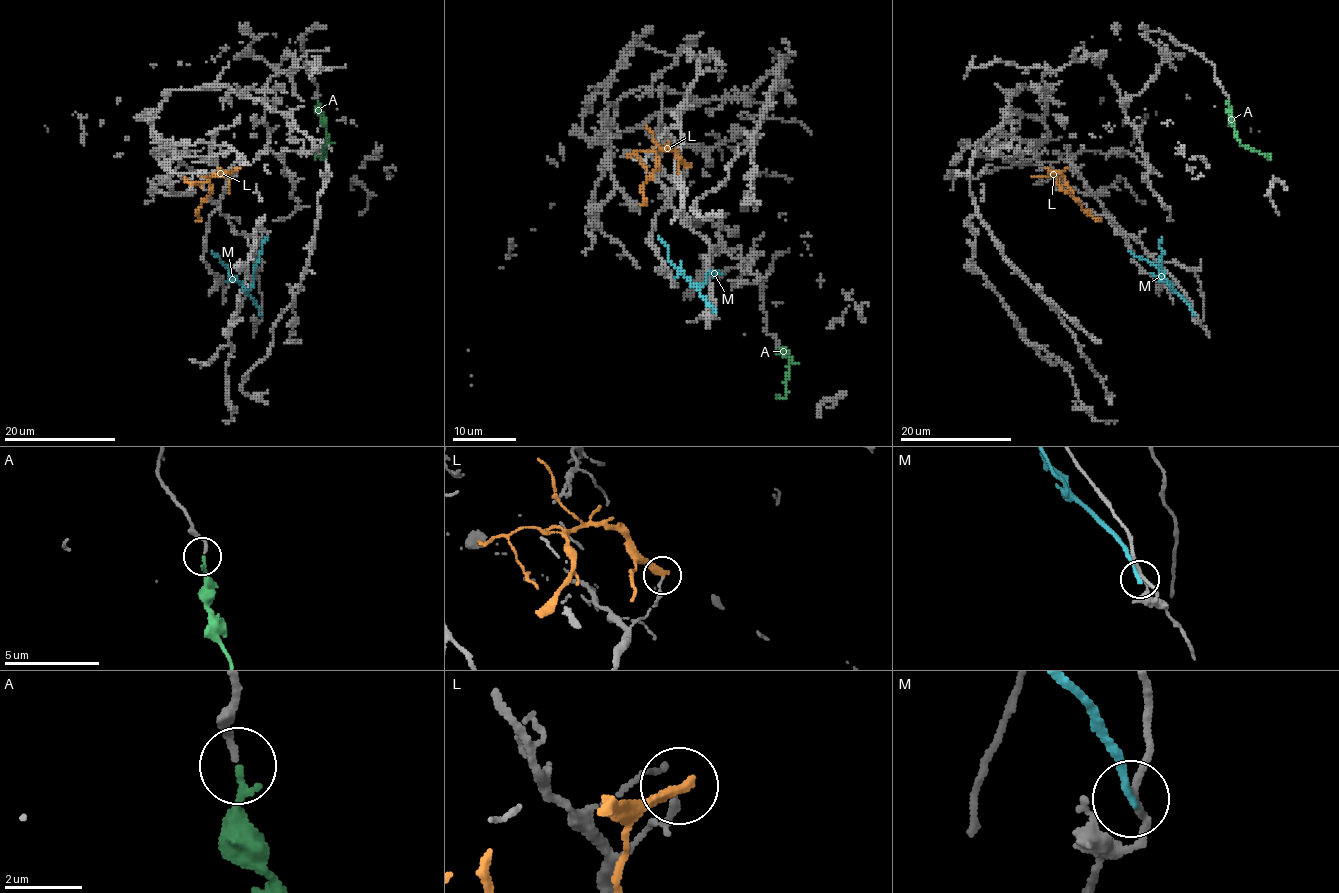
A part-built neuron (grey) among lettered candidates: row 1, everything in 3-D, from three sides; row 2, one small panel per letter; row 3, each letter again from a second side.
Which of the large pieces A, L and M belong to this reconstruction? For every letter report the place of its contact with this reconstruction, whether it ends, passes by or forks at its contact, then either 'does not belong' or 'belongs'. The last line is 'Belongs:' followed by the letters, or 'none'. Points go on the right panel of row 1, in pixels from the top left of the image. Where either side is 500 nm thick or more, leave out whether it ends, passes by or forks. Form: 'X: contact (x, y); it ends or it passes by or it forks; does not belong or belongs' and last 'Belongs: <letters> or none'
A: contact (1227, 100); it ends; belongs
L: contact (1066, 168); it ends; does not belong
M: contact (1193, 314); it ends; does not belong
Belongs: A

